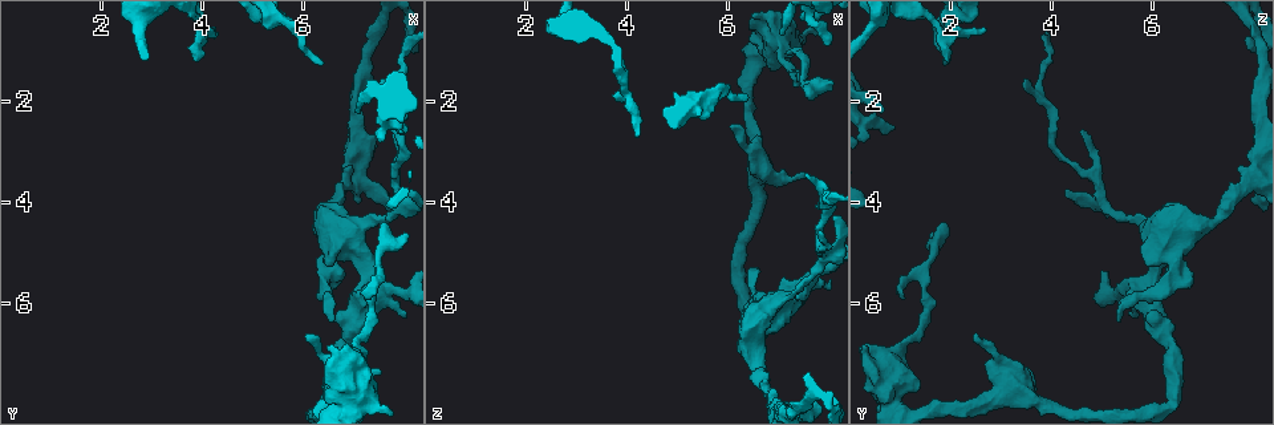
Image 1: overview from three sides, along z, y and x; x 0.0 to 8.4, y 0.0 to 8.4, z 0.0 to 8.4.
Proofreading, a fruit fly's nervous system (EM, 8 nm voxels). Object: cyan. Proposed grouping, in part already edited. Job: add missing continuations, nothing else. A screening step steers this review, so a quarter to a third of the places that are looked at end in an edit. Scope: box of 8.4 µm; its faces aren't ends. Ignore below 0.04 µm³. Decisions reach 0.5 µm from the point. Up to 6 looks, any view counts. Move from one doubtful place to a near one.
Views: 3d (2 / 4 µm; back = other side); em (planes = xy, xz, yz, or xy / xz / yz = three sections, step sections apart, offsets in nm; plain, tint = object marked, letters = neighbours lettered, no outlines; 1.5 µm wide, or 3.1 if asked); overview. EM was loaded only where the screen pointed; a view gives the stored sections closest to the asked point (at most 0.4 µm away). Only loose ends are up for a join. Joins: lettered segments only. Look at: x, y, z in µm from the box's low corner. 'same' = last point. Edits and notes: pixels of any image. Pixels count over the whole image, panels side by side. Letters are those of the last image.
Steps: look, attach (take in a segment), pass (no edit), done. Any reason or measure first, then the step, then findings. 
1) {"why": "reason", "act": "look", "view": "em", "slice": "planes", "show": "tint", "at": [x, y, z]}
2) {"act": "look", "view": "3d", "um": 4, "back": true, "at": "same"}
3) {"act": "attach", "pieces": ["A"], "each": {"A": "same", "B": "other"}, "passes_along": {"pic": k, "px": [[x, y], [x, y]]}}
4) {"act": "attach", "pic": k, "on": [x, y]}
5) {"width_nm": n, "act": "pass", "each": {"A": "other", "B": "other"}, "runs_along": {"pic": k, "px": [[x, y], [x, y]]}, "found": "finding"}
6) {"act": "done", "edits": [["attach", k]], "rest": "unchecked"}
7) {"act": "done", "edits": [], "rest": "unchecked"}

{"why": "thick end", "act": "look", "view": "em", "slice": "planes", "show": "plain", "at": [6.60, 4.25, 6.00]}

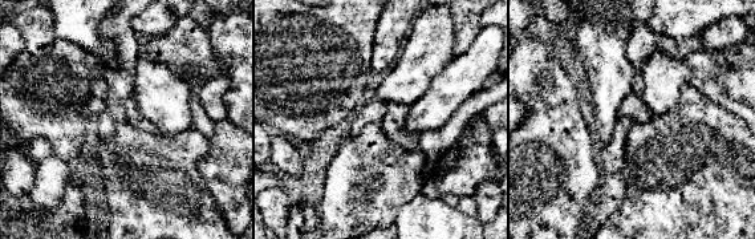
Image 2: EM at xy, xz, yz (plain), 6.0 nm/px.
{"why": "where the object lies", "act": "look", "view": "em", "slice": "planes", "show": "tint", "at": "same"}

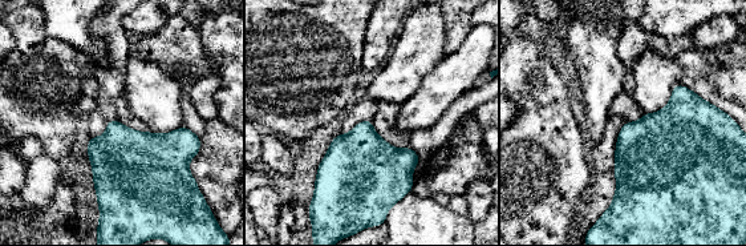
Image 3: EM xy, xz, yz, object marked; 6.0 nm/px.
{"why": "see the neighbours", "act": "look", "view": "em", "slice": "planes", "show": "letters", "at": "same"}

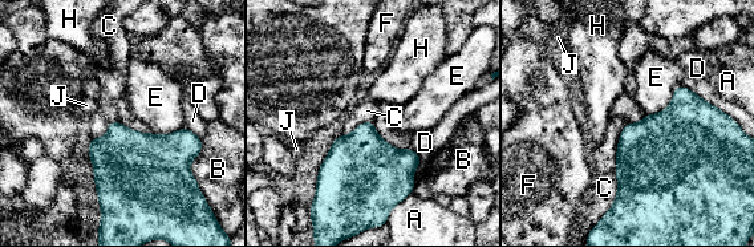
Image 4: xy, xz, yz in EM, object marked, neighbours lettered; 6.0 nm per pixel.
{"longest_contact_nm": ["C", 600], "act": "pass", "each": {"A": "other", "B": "other", "C": "other", "D": "other", "E": "other", "F": "other", "H": "other", "J": "other"}, "found": "no lettered segment goes on from it"}

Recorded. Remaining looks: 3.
{"act": "look", "view": "3d", "um": 4, "back": true, "at": [6.40, 1.25, 1.95]}

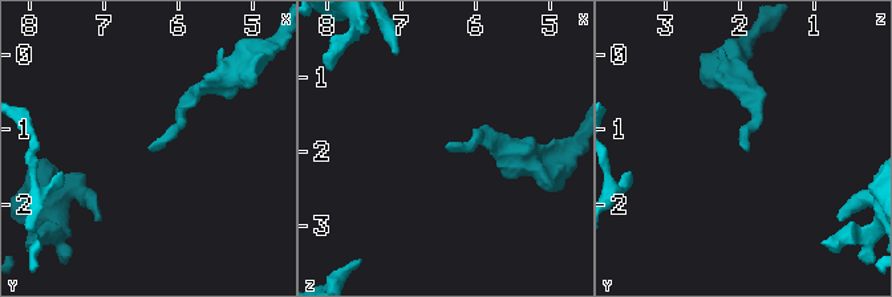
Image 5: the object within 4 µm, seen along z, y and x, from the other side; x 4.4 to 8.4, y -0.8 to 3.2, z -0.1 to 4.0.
{"act": "look", "view": "em", "slice": "planes", "show": "letters", "at": [6.35, 1.25, 1.95]}

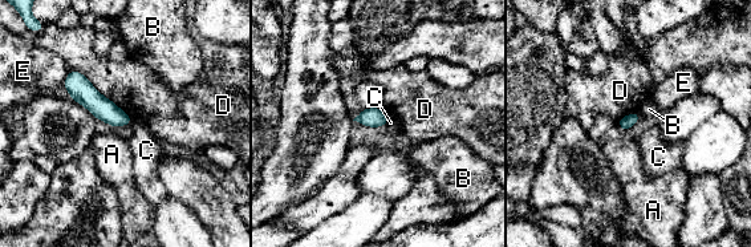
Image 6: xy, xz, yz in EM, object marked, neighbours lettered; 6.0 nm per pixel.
{"longest_contact_nm": ["D", 480], "act": "pass", "each": {"A": "other", "B": "other", "C": "other", "D": "other", "E": "other"}, "found": "no lettered segment goes on from it"}

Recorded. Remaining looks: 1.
{"why": "tapers out", "act": "look", "view": "em", "slice": "planes", "show": "letters", "at": [7.75, 2.60, 4.65]}

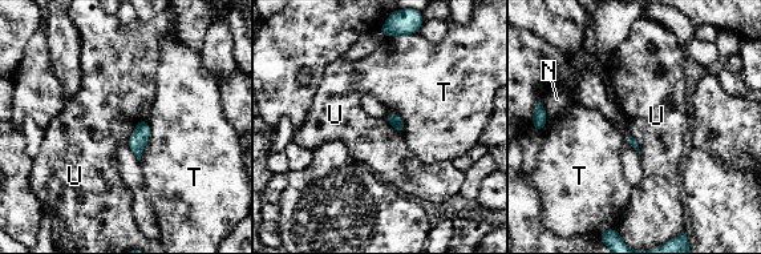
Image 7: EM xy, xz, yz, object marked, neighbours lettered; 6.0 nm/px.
{"act": "pass", "each": {"N": "other", "T": "other", "U": "other"}, "border": {"pic": 7, "px": [[140, 119], [126, 141]]}, "found": "none of them fits"}

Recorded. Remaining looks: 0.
{"act": "done", "edits": [], "rest": "unchecked"}

